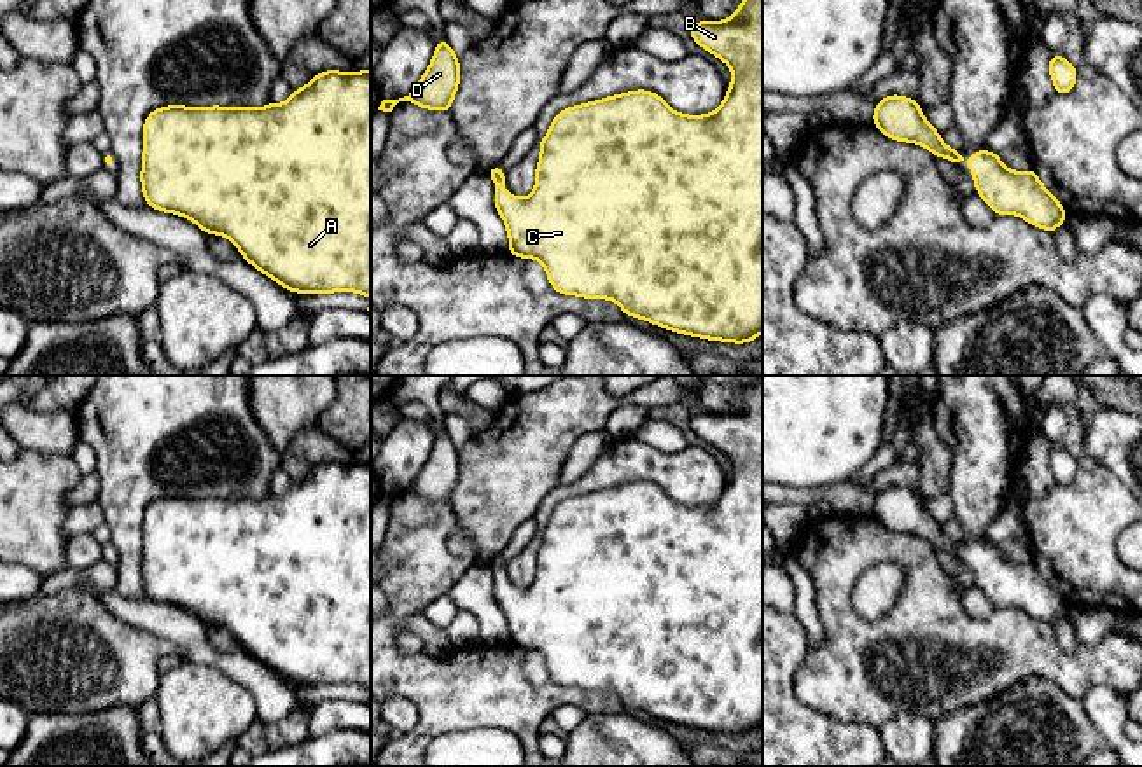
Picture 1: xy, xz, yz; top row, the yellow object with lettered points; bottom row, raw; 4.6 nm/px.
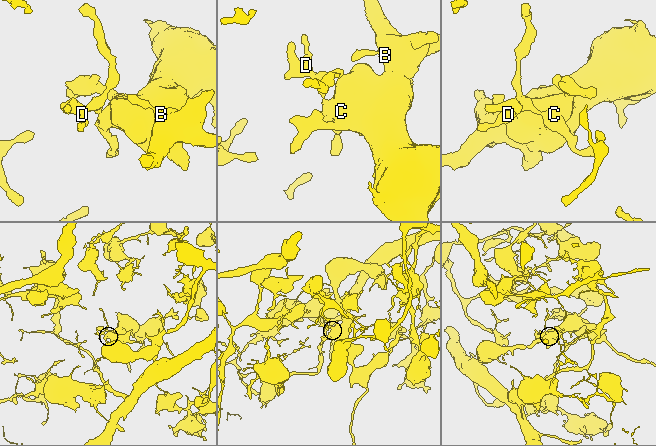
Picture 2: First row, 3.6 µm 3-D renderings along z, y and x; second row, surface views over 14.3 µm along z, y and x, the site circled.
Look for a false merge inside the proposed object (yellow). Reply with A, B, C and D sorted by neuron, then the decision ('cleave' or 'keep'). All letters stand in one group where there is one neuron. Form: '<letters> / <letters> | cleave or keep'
A B C D | keep

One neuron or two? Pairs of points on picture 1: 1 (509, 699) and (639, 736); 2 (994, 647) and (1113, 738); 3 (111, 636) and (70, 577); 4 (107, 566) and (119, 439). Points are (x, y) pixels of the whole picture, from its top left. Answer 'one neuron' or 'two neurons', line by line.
1: two neurons
2: two neurons
3: two neurons
4: two neurons

